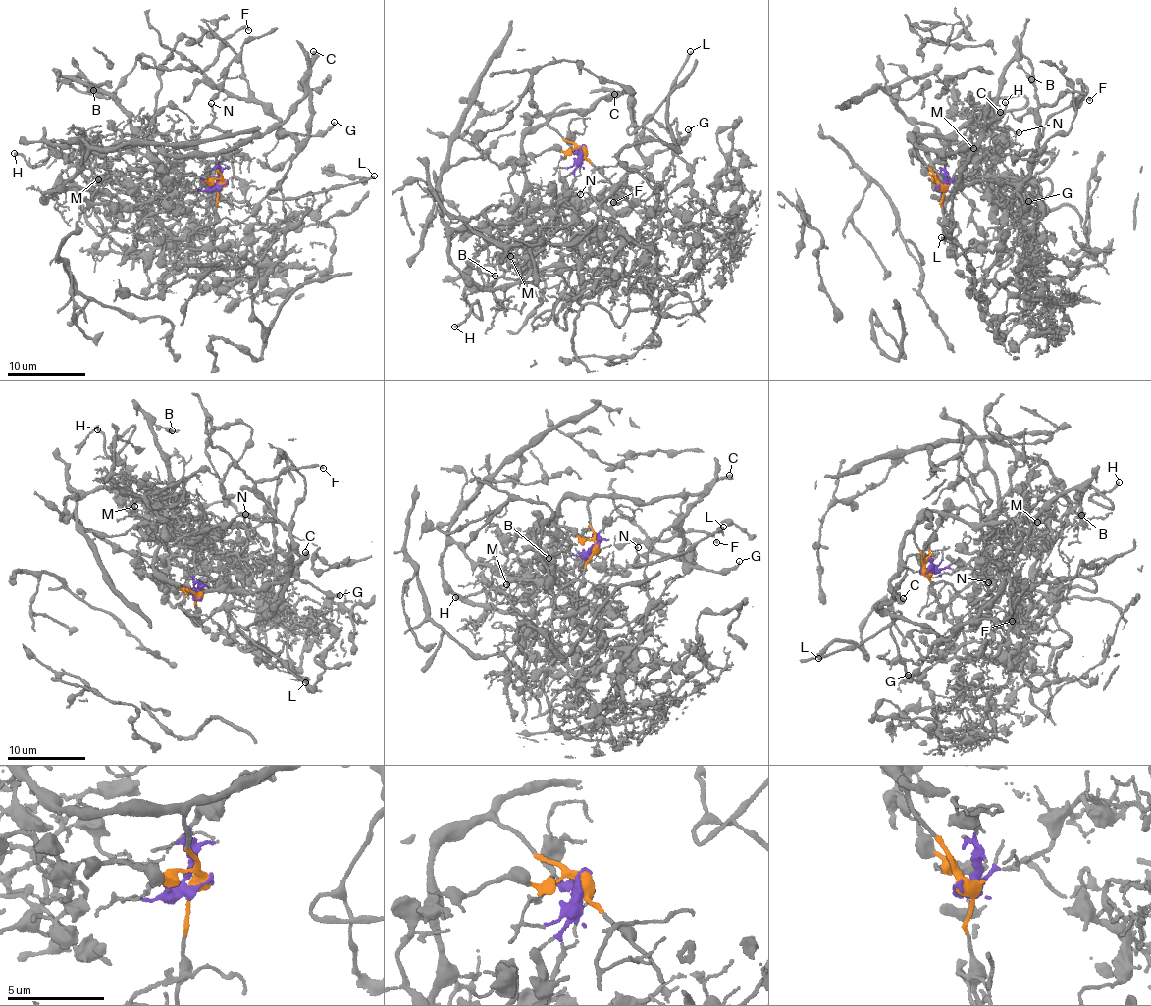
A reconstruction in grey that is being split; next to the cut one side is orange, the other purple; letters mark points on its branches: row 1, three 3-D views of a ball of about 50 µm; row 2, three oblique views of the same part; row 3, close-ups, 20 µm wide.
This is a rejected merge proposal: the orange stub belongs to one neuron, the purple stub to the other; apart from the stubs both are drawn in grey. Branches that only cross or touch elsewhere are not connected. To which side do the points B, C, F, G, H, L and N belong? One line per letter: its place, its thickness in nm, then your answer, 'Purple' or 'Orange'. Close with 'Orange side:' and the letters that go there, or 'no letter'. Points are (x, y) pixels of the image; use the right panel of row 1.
B: Place: (1031, 79). Thickness 400 nm. Orange
C: Place: (1000, 112). Thickness 500 nm. Orange
F: Place: (1089, 100). Thickness 140 nm. Orange
G: Place: (1028, 201). Thickness 190 nm. Orange
H: Place: (1005, 102). Thickness 220 nm. Purple
L: Place: (941, 237). Thickness 190 nm. Orange
N: Place: (1019, 132). Thickness 170 nm. Purple
Orange side: B, C, F, G, L

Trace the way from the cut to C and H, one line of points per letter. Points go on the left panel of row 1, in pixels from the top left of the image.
C: (220, 184), (222, 175), (216, 163), (217, 156), (270, 132), (295, 112), (313, 50)
H: (220, 184), (172, 157), (150, 182), (117, 182), (63, 156), (44, 131), (46, 159), (32, 165), (14, 153)

